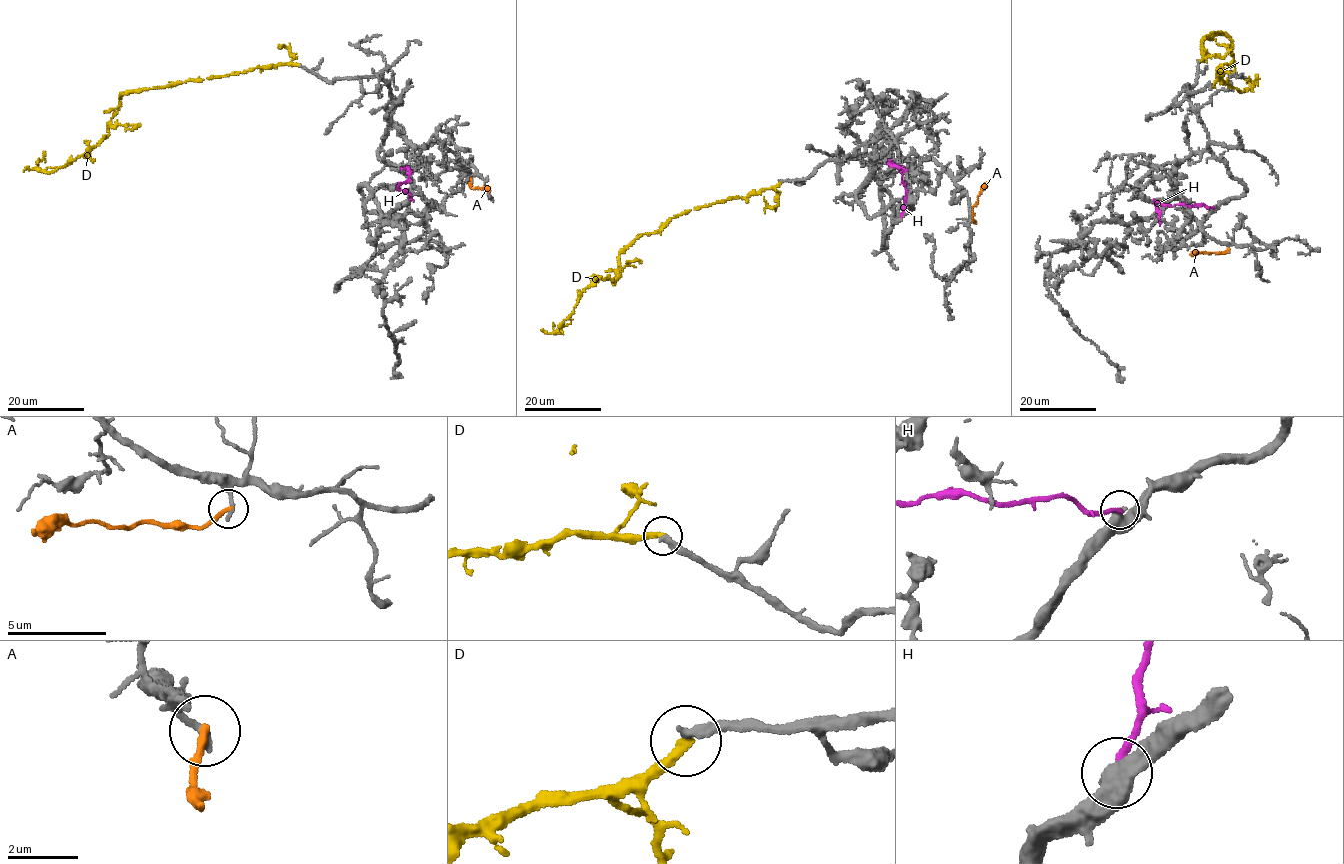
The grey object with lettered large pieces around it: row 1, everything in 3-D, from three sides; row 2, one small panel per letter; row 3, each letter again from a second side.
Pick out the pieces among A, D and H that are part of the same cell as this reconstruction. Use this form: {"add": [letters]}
{"add": ["D"]}

